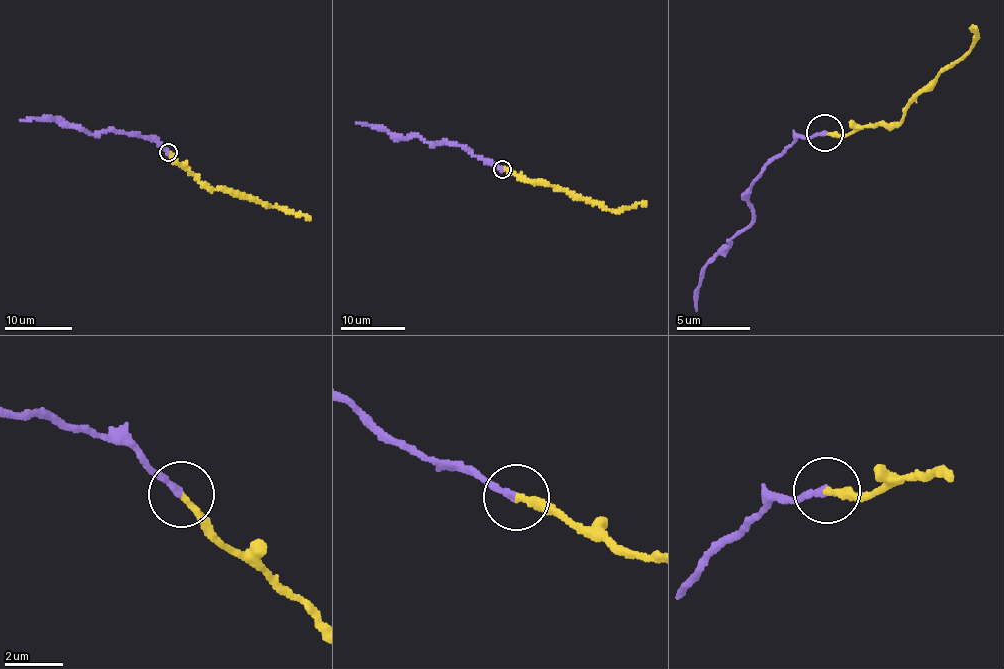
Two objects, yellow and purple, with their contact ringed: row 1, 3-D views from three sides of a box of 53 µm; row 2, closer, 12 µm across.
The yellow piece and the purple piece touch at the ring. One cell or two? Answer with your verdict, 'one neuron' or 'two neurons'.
one neuron

